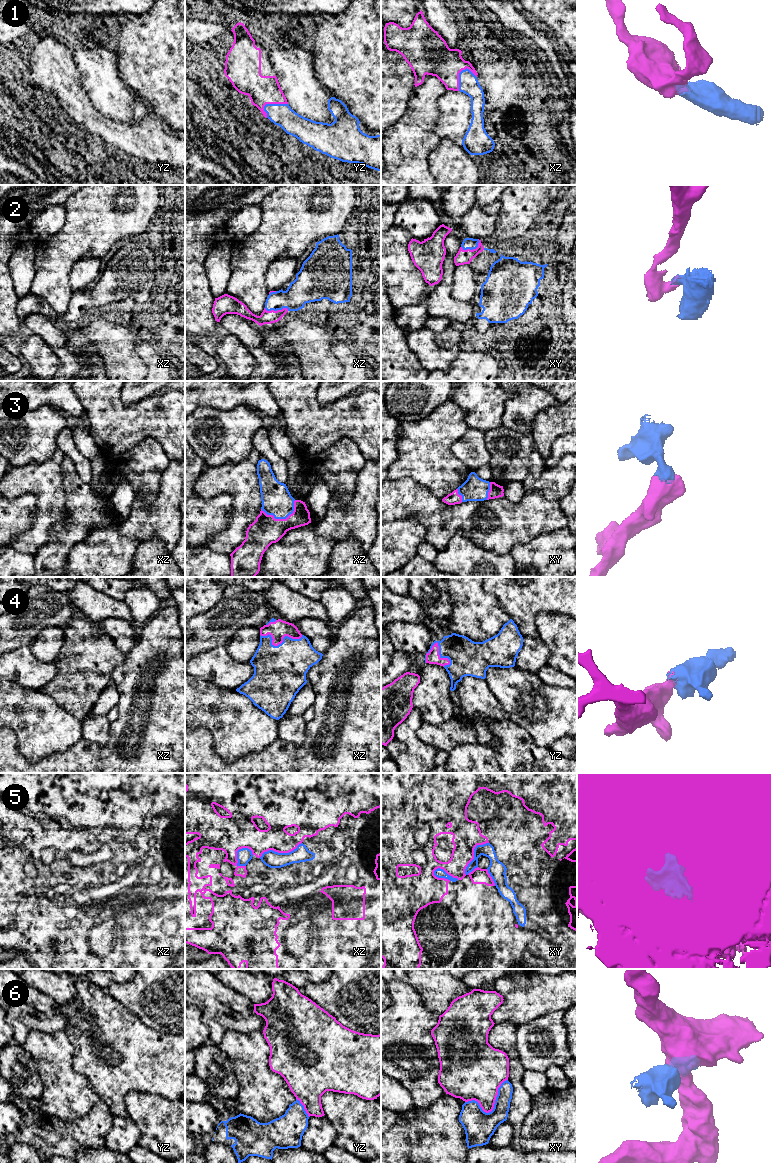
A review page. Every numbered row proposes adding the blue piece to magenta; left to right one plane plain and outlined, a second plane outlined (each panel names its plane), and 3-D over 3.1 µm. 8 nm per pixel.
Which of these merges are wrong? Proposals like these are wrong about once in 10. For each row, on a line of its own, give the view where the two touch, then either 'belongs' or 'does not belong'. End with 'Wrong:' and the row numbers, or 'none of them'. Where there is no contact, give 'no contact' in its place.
1: yz | belongs
2: xy | belongs
3: xz | belongs
4: yz | belongs
5: xy | belongs
6: xy | does not belong
Wrong: 6

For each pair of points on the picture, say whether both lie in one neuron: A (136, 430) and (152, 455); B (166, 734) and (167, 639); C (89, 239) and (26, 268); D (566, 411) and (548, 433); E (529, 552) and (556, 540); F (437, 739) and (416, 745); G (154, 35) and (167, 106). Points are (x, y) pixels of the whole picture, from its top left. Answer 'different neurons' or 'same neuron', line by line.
A: different neurons
B: same neuron
C: different neurons
D: same neuron
E: same neuron
F: different neurons
G: same neuron

